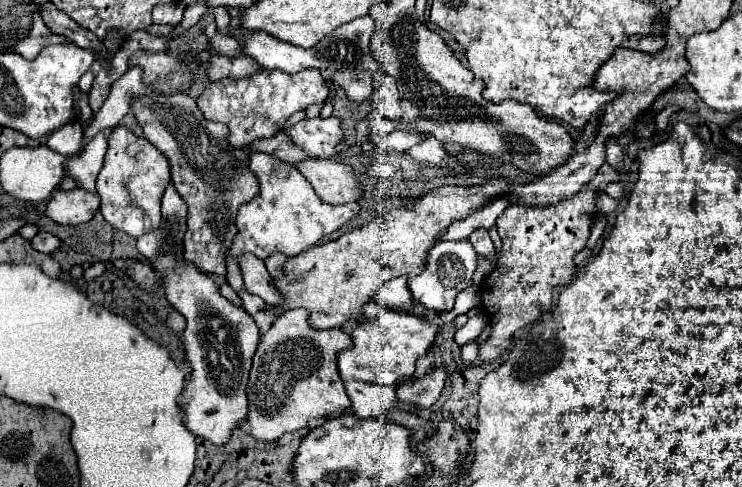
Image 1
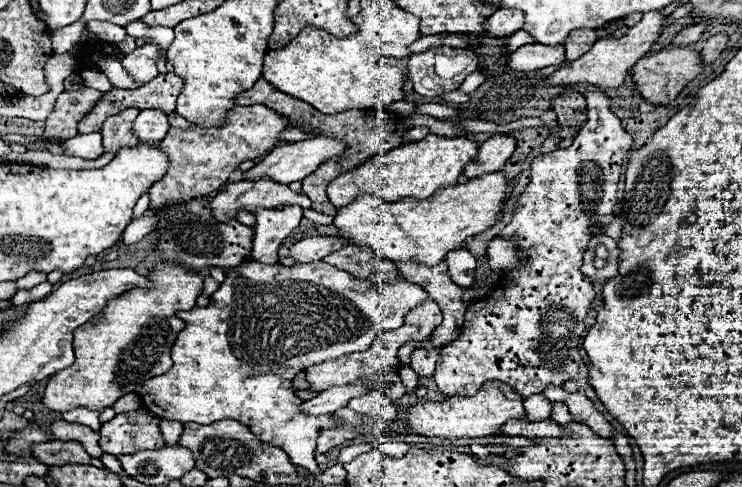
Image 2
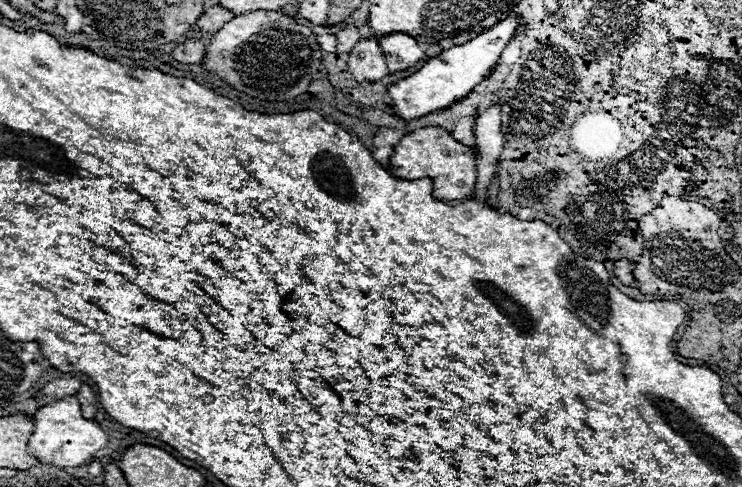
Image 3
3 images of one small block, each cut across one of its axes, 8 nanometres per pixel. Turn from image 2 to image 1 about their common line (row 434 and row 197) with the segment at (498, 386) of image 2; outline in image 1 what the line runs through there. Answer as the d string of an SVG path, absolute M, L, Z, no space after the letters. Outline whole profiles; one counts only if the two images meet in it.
M492 180L482 188L442 186L432 194L412 200L410 206L392 210L362 228L342 234L338 240L314 246L294 258L288 258L282 266L284 274L272 278L274 288L282 294L282 302L276 306L280 312L290 308L306 308L310 312L308 322L314 330L340 328L350 316L358 320L362 306L374 298L384 282L398 274L414 276L422 270L422 258L426 250L436 244L436 236L442 234L454 220L462 220L474 210L496 198L508 184Z

